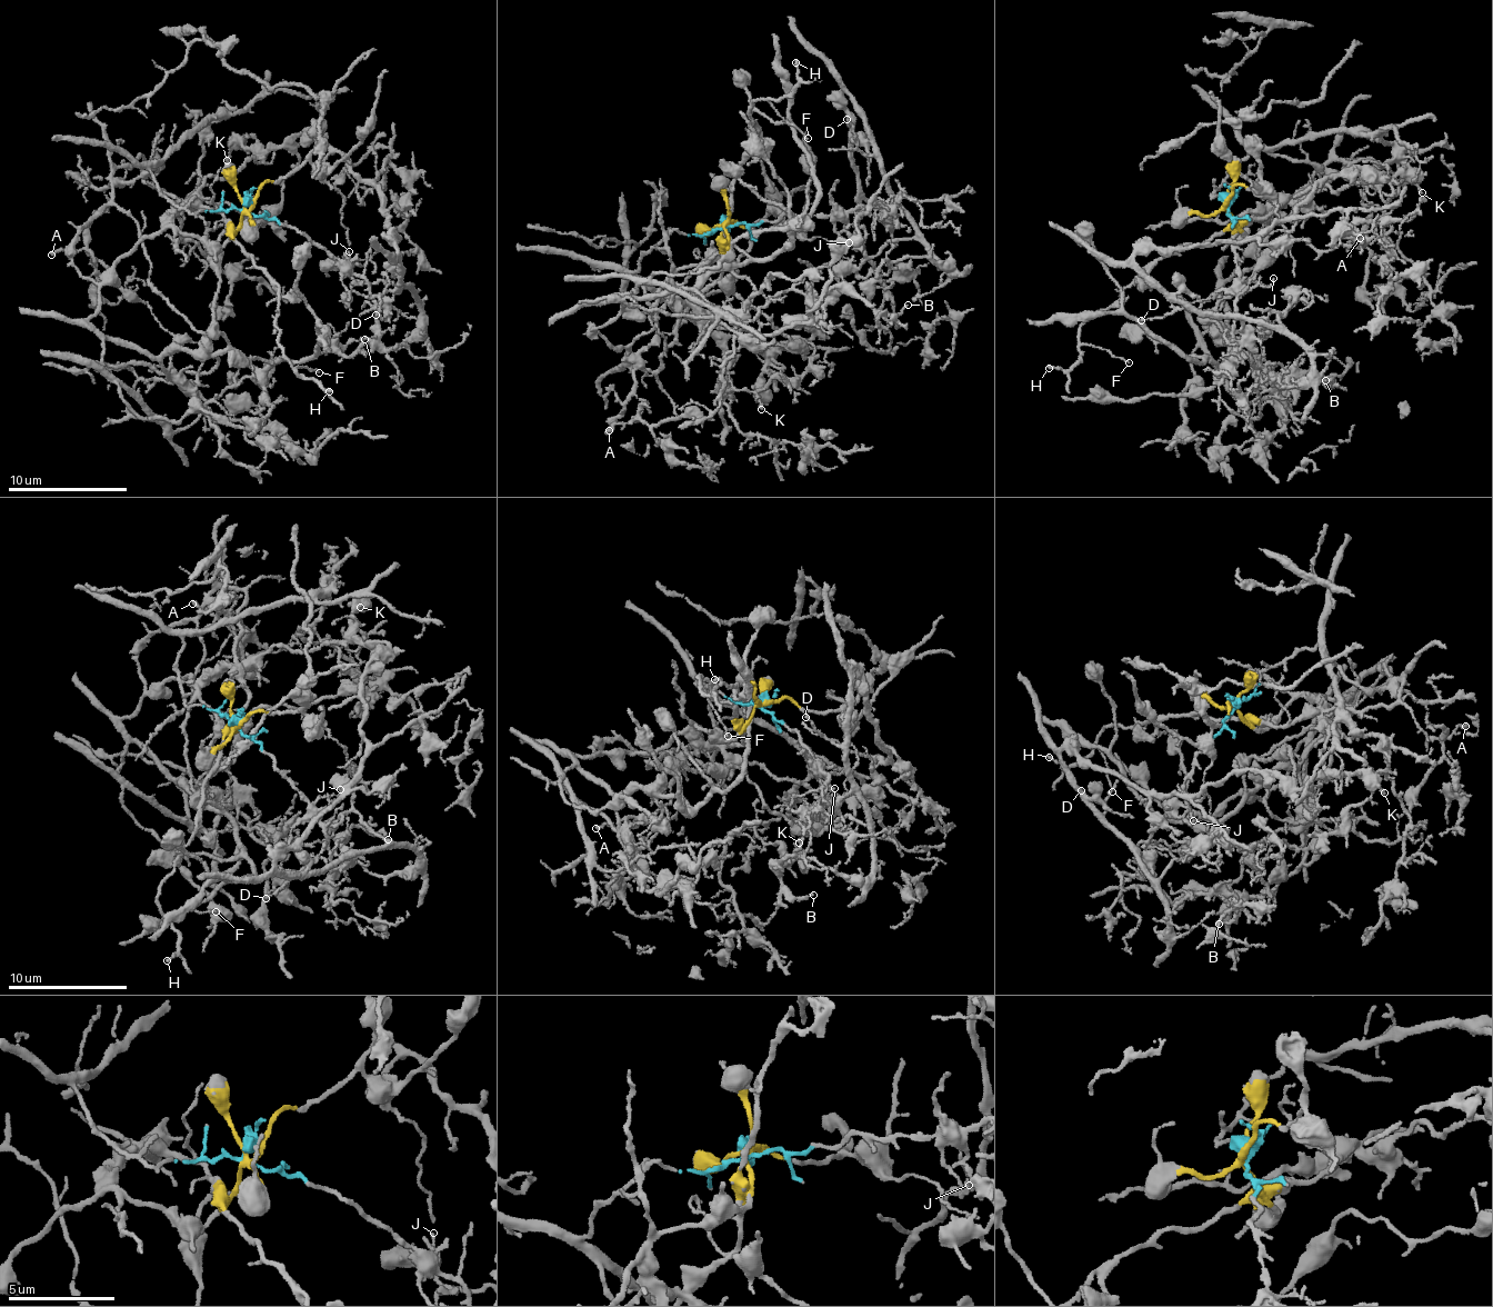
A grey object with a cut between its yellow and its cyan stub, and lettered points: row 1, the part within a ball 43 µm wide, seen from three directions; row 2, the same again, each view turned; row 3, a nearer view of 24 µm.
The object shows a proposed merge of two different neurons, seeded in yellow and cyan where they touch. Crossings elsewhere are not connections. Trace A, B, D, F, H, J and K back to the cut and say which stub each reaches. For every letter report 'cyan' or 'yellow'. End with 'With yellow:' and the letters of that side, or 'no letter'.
A: cyan
B: cyan
D: cyan
F: yellow
H: yellow
J: cyan
K: cyan
With yellow: F, H

